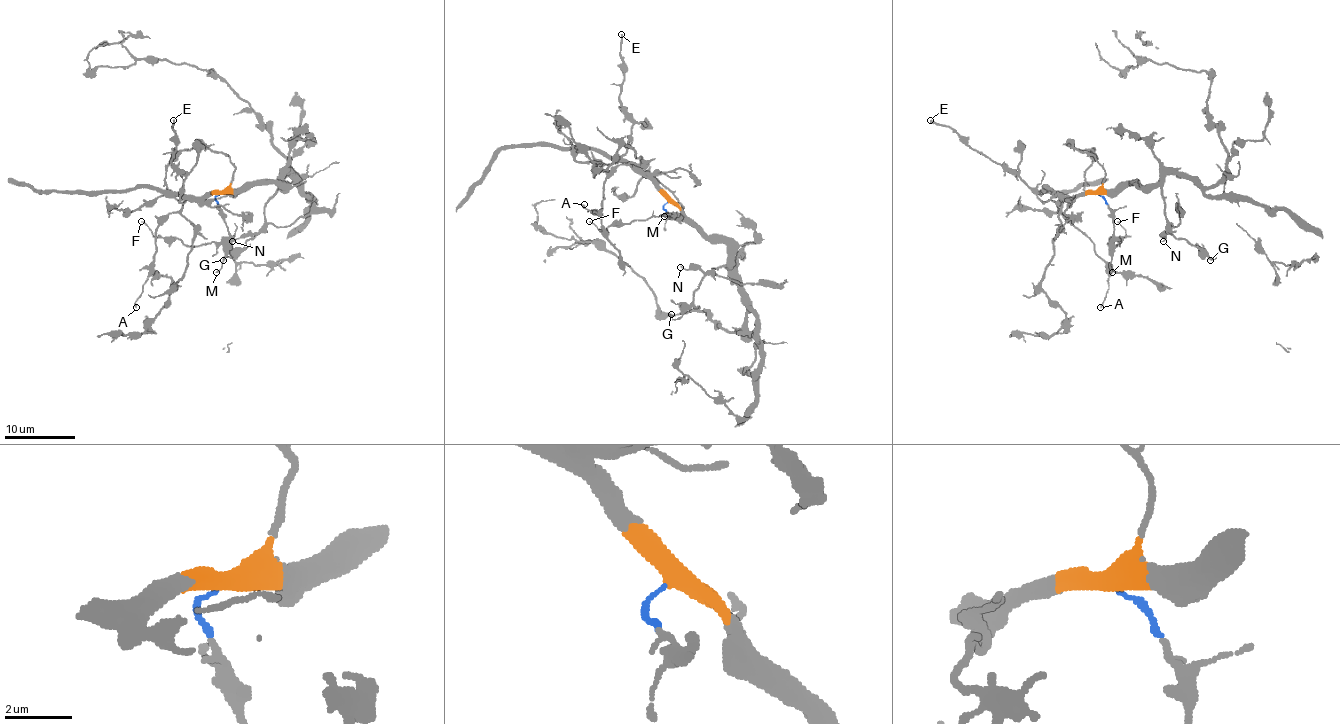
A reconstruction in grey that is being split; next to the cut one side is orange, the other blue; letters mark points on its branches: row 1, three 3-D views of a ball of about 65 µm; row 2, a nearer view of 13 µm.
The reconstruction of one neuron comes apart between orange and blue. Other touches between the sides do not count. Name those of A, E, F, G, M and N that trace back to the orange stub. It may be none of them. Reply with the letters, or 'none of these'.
A, E, G, N

